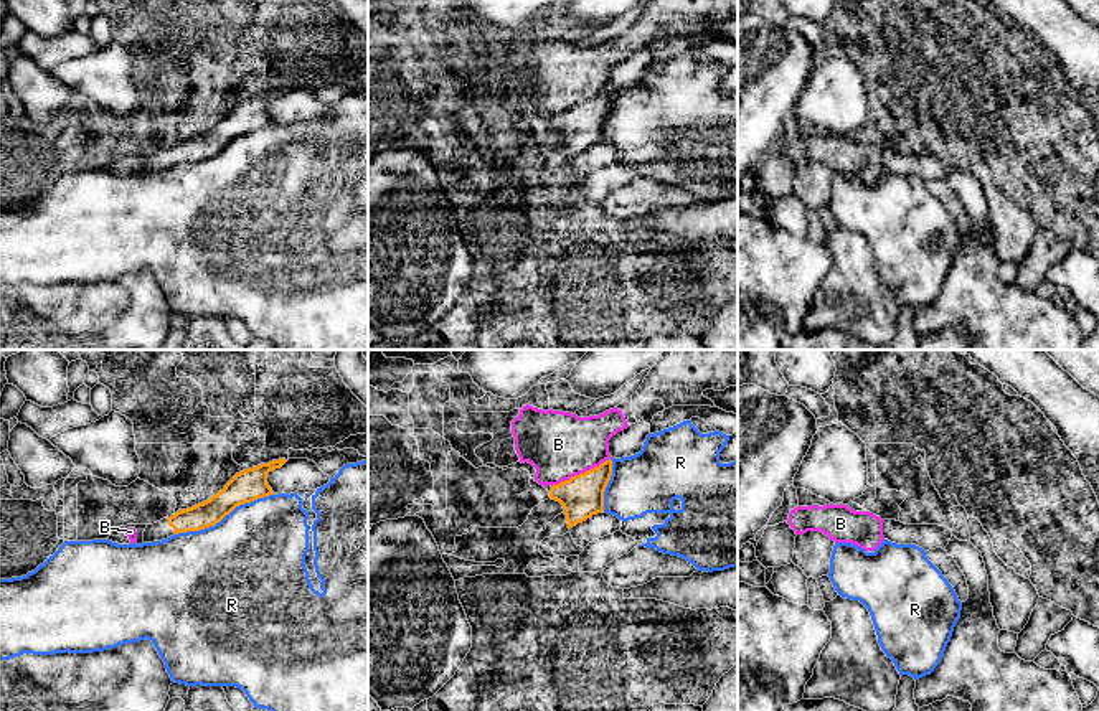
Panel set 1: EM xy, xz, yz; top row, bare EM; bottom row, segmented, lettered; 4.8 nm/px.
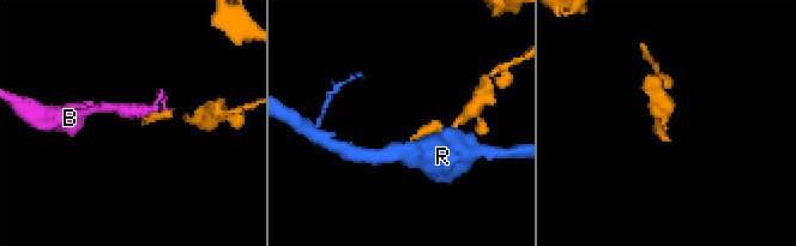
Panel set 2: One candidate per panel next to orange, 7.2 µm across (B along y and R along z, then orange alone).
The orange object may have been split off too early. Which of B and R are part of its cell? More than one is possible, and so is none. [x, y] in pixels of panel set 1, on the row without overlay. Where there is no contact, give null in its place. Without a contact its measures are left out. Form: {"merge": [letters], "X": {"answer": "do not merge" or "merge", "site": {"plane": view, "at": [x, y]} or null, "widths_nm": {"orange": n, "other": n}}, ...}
{"merge": [], "B": {"answer": "do not merge", "site": {"plane": "xz", "at": [580, 104]}, "widths_nm": {"orange": 200, "other": 320}}, "R": {"answer": "do not merge", "site": {"plane": "xy", "at": [223, 147]}, "widths_nm": {"orange": 160, "other": 480}}}

